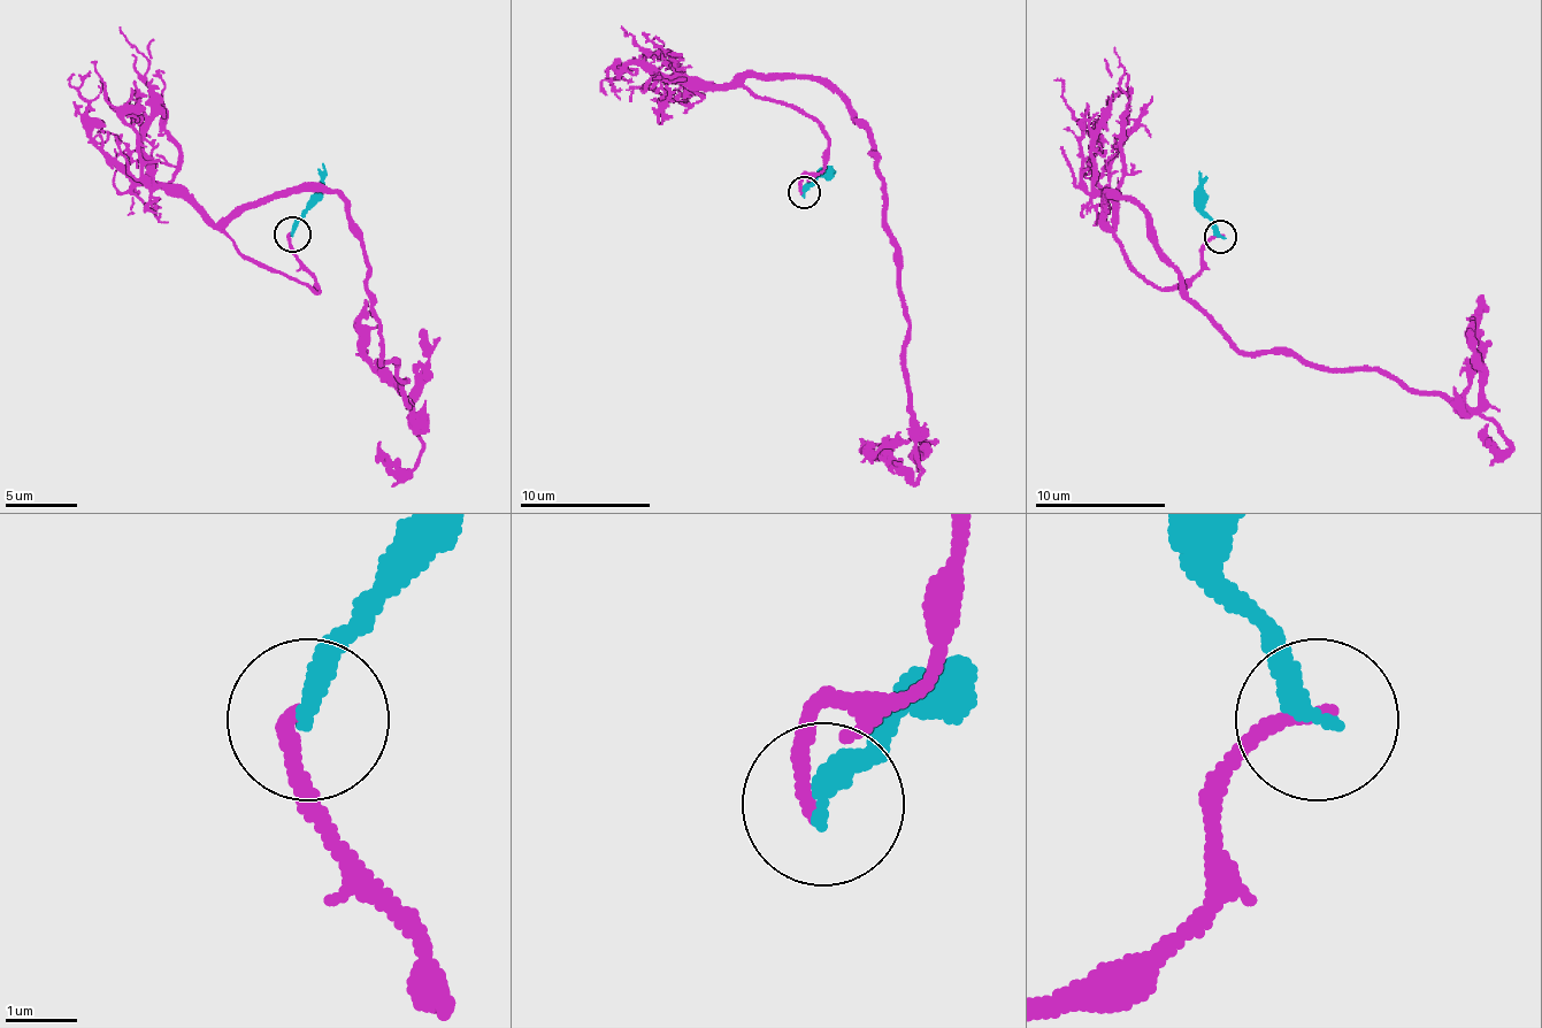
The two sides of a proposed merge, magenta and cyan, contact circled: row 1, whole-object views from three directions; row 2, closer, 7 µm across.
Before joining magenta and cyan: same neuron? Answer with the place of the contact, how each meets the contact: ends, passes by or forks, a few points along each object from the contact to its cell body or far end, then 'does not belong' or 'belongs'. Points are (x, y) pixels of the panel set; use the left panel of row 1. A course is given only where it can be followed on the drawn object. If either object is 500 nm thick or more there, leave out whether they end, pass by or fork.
place (292, 235); magenta ends; cyan ends; course magenta (291, 234), (320, 291), (252, 262), (223, 227), (313, 190), (345, 208), (421, 449), (399, 470), (381, 442); course cyan (291, 234), (294, 219), (309, 205), (323, 161); does not belong

